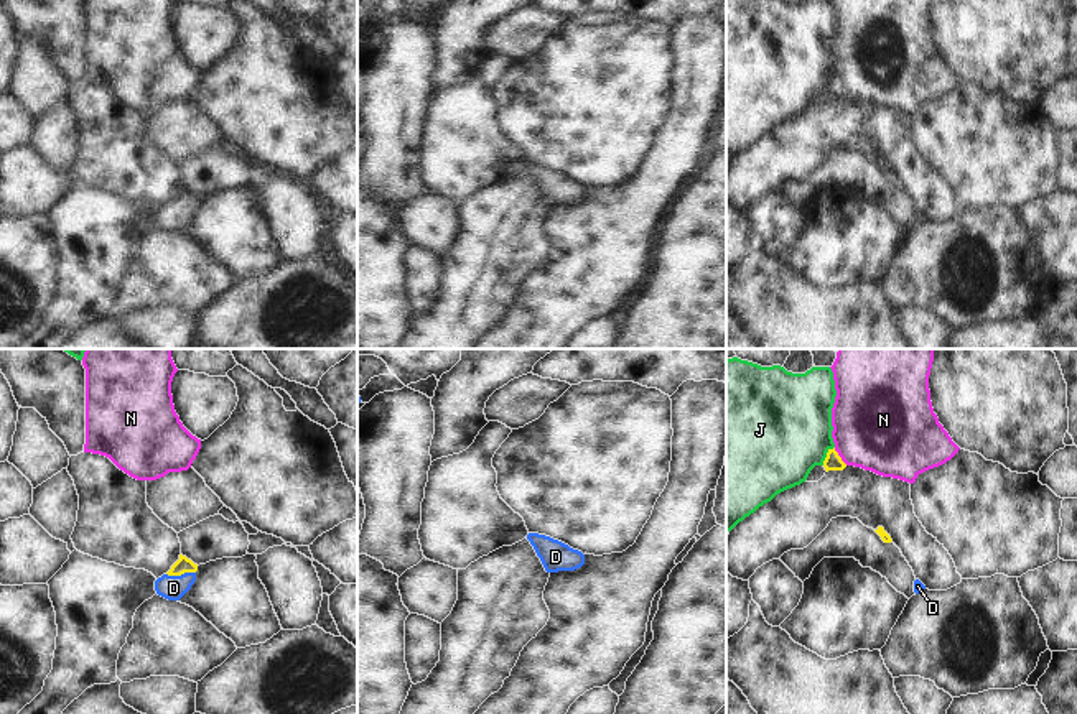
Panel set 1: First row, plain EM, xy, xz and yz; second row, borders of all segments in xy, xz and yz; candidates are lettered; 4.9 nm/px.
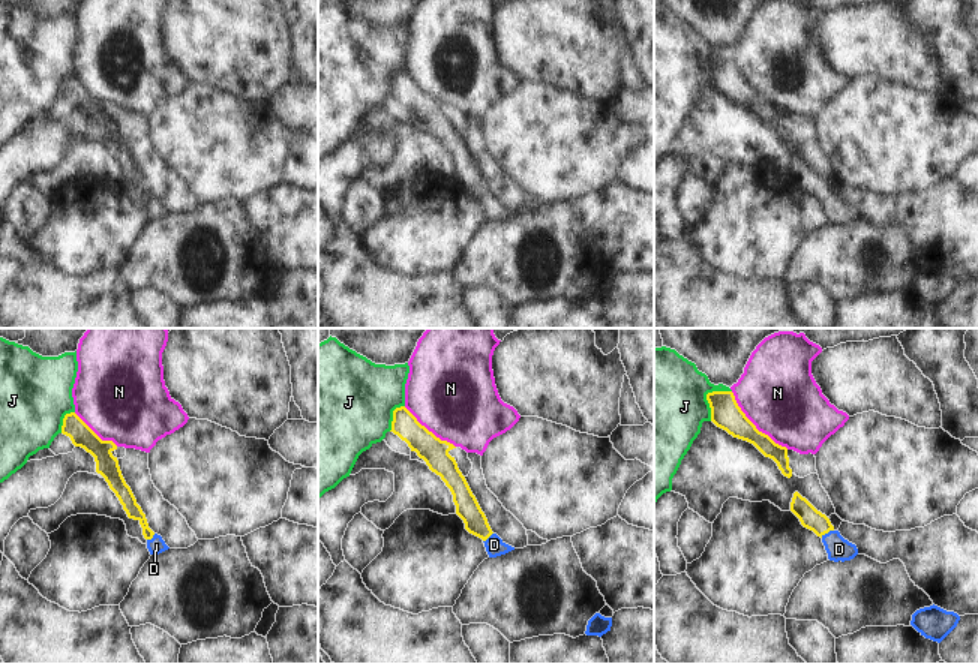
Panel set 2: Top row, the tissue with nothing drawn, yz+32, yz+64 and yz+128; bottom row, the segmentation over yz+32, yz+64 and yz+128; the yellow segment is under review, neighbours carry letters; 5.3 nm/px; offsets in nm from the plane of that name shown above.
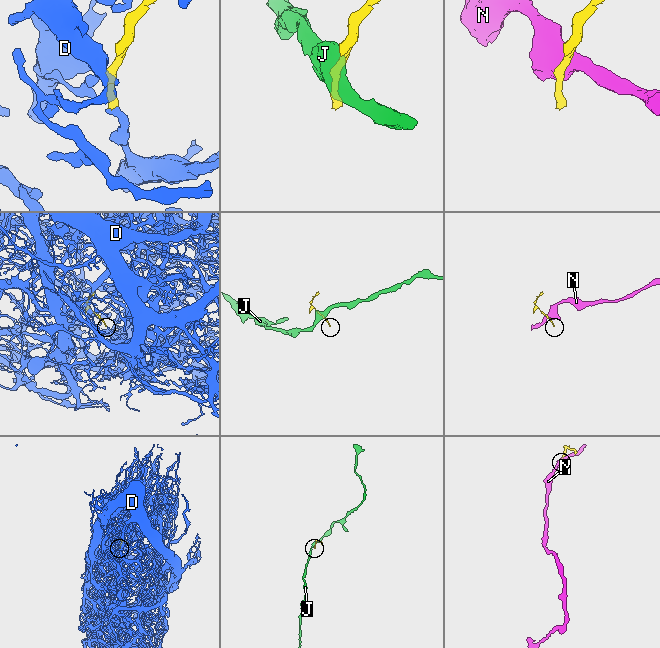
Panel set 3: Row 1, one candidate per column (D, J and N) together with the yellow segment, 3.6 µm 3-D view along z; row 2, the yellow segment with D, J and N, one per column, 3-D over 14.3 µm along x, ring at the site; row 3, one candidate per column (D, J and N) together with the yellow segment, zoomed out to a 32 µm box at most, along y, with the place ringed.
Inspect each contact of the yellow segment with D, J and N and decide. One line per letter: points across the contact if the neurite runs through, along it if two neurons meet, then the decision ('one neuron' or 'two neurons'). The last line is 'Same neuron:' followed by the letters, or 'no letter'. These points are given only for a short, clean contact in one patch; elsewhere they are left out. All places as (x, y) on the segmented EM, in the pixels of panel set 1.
D: way xy (183, 565), (180, 574), (173, 588); one neuron
J: two neurons
N: border yz (834, 448), (847, 464); two neurons
Same neuron: D

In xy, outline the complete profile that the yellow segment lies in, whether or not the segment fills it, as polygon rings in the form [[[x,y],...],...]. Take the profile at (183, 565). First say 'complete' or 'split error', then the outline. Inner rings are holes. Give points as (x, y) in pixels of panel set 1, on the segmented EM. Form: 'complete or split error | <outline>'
split error | [[[180,554],[171,569],[155,581],[156,594],[168,600],[180,600],[194,584],[196,571],[198,564]]]

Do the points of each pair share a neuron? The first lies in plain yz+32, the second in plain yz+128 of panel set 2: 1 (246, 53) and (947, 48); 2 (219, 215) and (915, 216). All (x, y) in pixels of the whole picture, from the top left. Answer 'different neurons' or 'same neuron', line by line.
1: different neurons
2: different neurons

